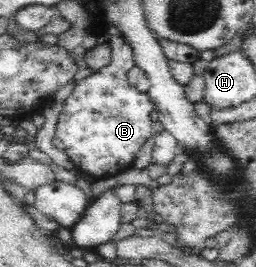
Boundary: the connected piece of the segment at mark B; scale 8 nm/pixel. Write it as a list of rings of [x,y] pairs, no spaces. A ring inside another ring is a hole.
[[[119,30],[111,35],[113,57],[109,65],[76,81],[74,90],[63,102],[56,125],[56,137],[63,142],[64,152],[85,176],[109,179],[133,168],[135,155],[143,143],[155,135],[151,111],[153,102],[128,82],[127,72],[135,62],[133,50]]]

